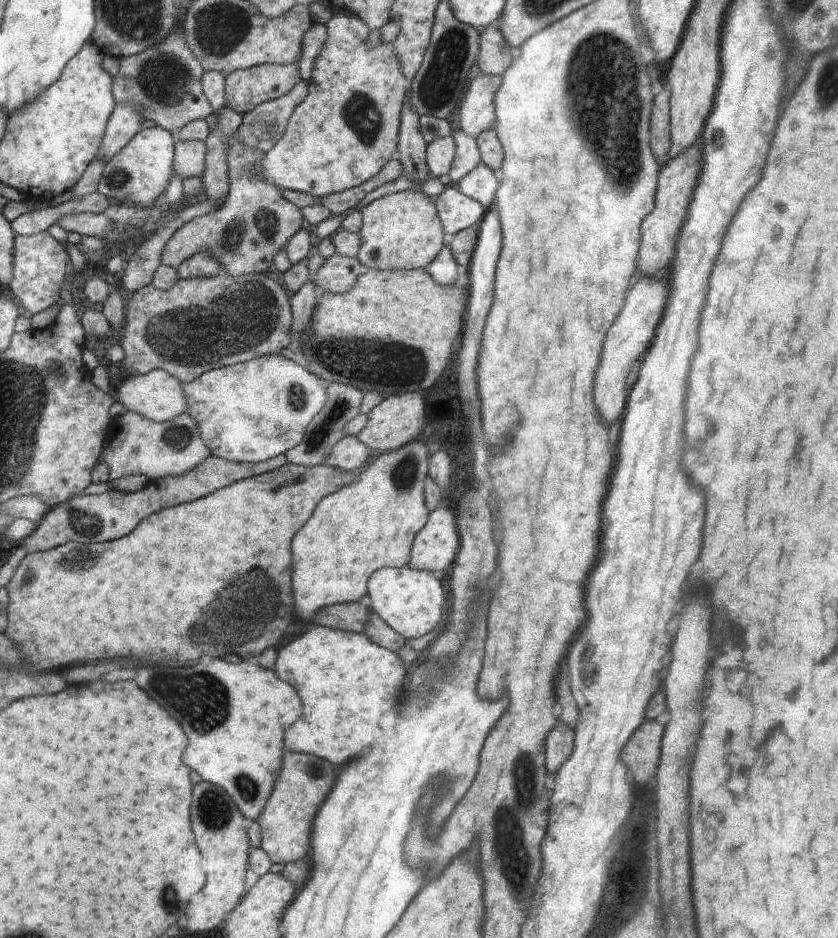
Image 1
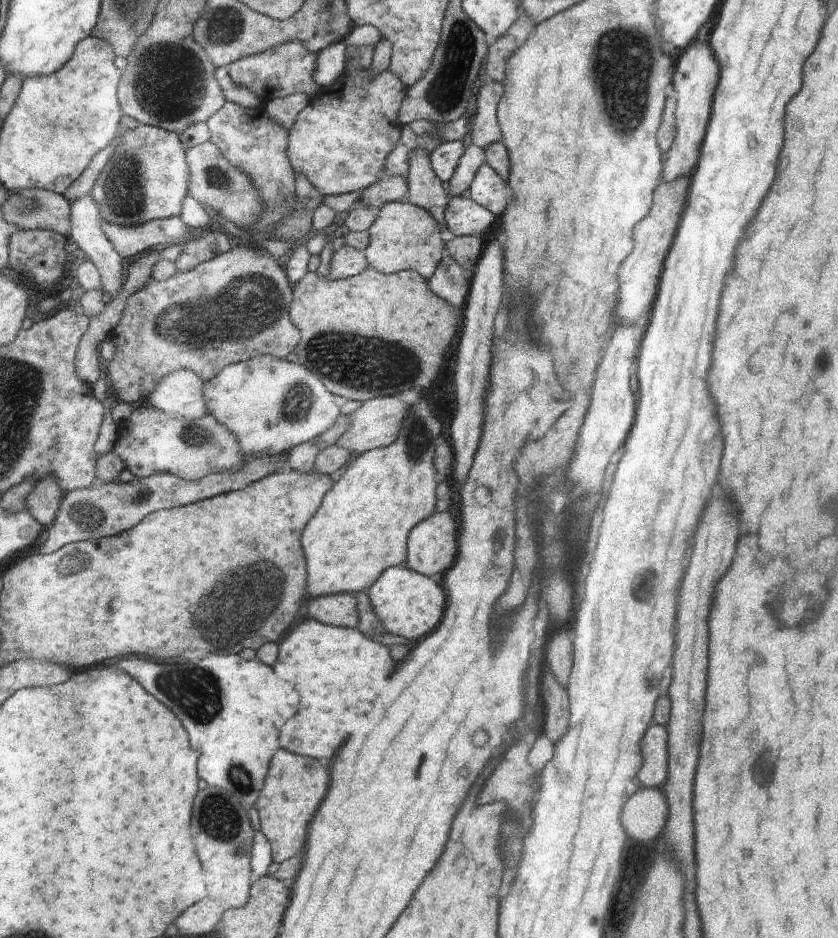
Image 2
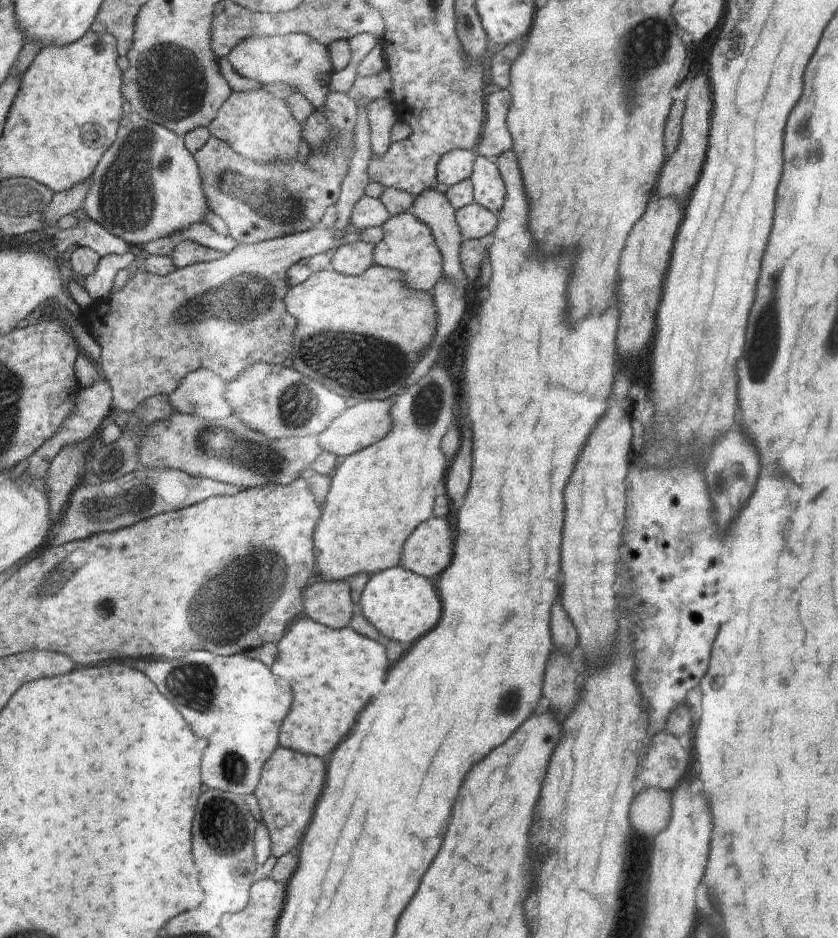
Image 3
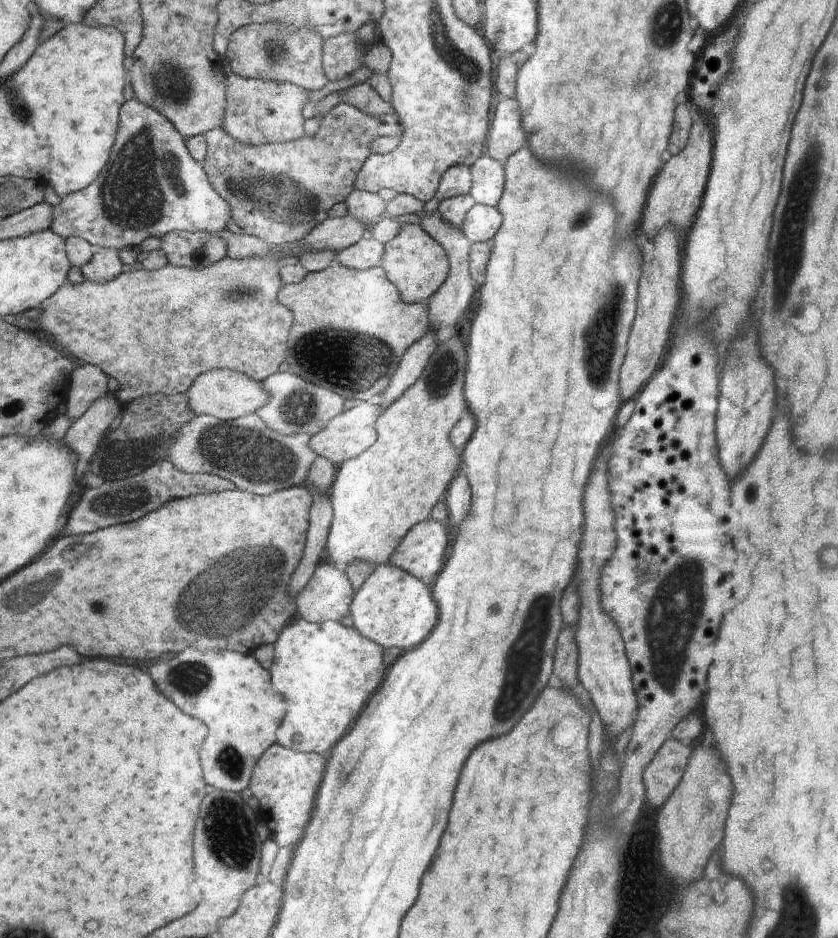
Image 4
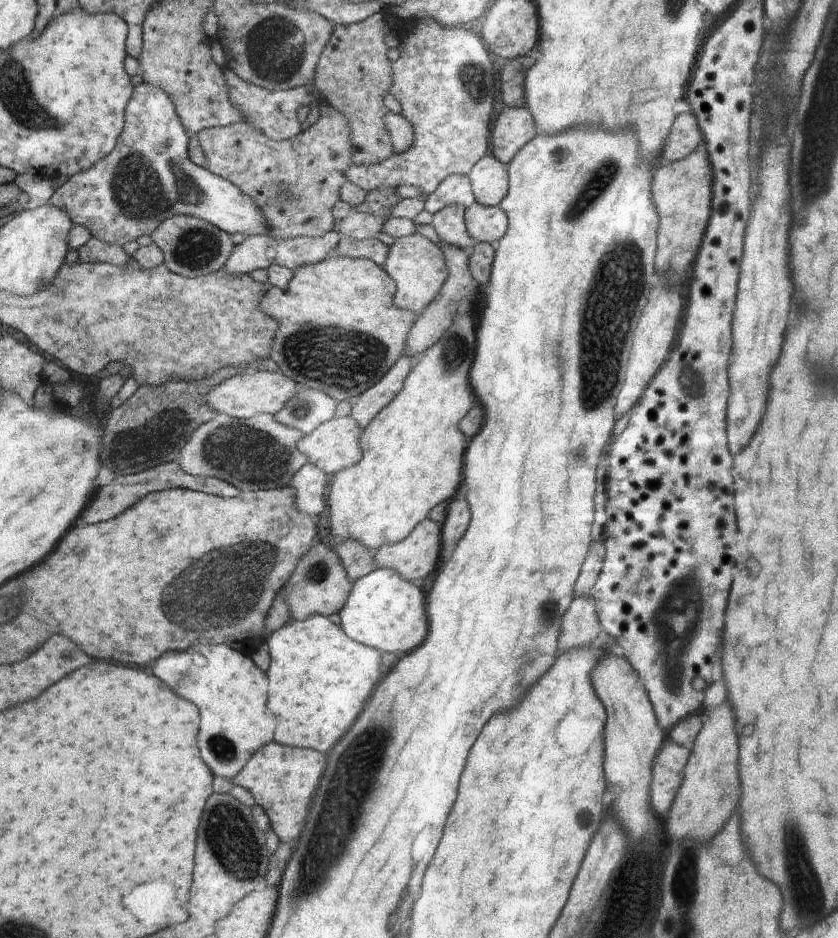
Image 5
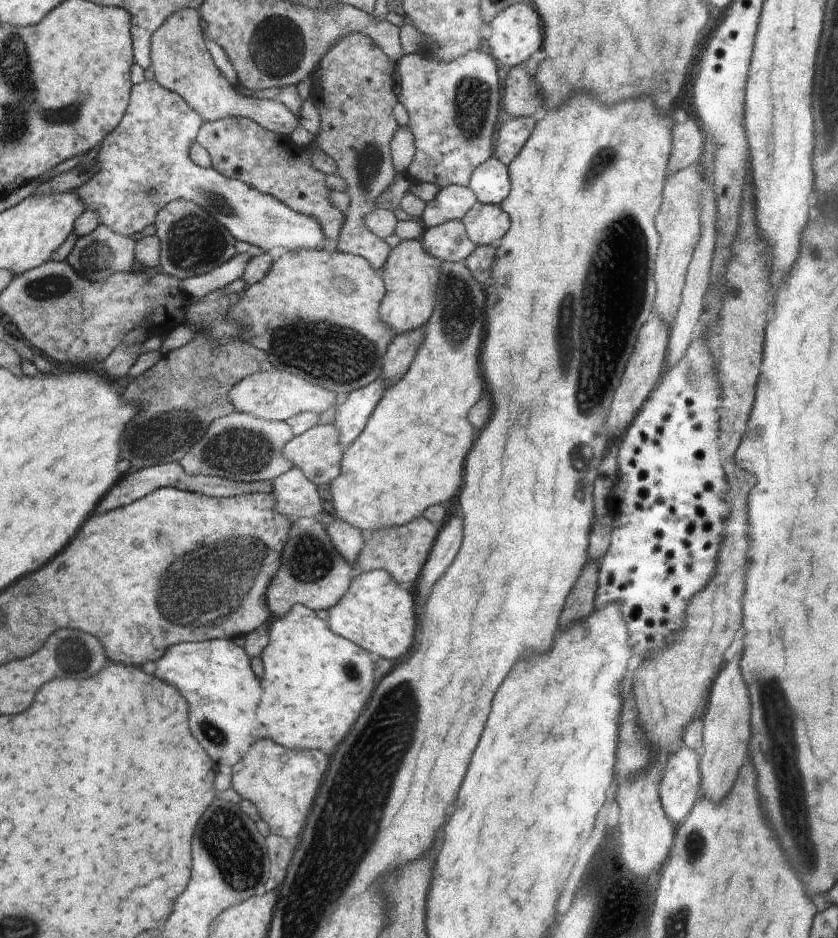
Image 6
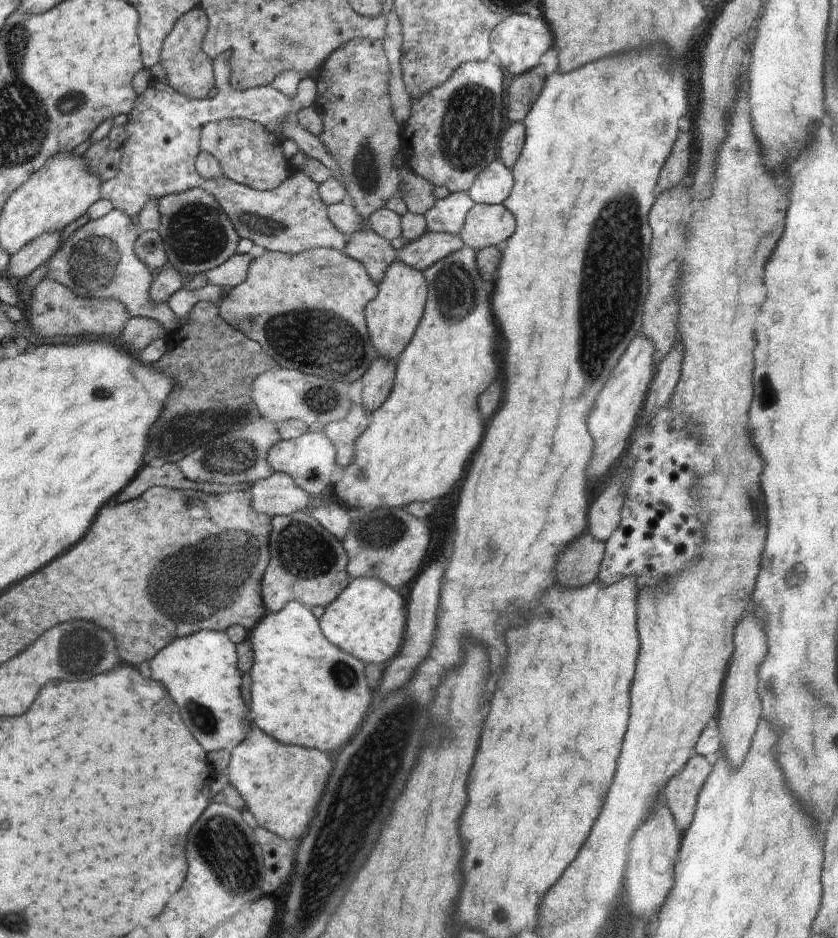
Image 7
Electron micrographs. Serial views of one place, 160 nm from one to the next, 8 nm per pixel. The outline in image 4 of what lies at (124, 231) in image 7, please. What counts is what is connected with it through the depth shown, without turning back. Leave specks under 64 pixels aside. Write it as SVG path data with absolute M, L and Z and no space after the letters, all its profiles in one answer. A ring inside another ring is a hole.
M100 247L99 251L81 268L86 281L105 282L115 279L122 272L118 250Z

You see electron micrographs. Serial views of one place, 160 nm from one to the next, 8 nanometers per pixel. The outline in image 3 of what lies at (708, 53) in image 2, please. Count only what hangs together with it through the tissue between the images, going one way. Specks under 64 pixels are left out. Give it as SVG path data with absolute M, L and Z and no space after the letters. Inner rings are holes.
M688 70L682 88L685 109L681 120L681 139L676 150L666 158L661 168L656 194L659 197L673 196L674 198L686 196L687 200L694 185L698 182L698 177L706 158L713 102L710 80L704 72L692 72L692 70Z

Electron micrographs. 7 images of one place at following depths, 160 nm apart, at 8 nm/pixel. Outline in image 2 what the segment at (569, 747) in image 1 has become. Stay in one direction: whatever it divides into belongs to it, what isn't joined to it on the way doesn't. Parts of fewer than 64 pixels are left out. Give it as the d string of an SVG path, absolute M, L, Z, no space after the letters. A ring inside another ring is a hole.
M543 664L543 671L540 688L544 715L546 715L543 733L555 745L568 730L569 696L567 689L558 684L547 664Z

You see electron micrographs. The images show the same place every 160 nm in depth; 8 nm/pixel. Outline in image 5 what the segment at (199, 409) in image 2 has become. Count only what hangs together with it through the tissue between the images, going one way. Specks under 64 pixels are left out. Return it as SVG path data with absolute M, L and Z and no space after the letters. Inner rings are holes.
M258 371L236 373L223 380L212 391L206 400L217 414L225 414L237 419L247 419L254 415L266 413L274 416L296 394L294 382L280 371Z

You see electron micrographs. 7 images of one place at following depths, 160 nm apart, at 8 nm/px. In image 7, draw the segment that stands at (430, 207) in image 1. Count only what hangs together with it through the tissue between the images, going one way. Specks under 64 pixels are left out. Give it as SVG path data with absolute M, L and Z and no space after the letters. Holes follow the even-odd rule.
M398 259L386 270L379 284L380 290L376 298L365 308L365 319L368 321L373 347L379 352L379 356L396 360L412 342L421 319L424 318L425 304L428 302L428 281L423 271Z

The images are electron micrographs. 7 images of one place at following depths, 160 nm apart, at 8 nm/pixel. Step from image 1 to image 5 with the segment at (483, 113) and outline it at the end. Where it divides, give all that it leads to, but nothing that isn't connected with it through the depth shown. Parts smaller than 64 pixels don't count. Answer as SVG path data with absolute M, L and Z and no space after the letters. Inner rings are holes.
M505 106L504 111L496 118L493 126L493 151L492 156L496 157L502 164L508 164L516 158L520 148L530 142L536 136L536 128L532 122L532 116L522 107Z

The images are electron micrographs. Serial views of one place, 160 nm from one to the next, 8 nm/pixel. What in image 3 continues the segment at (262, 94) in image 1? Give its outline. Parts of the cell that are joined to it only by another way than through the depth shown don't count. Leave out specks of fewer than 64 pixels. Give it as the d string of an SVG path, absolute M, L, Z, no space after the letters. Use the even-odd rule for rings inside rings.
M293 33L254 36L234 47L227 59L240 76L255 80L260 86L272 80L284 81L305 96L316 110L323 110L332 74L330 57L321 42L304 33Z

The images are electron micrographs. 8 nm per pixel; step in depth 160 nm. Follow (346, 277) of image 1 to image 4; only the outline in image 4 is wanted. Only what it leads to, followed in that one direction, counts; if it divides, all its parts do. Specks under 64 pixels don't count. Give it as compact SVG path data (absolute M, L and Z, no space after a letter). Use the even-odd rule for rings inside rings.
M374 238L357 240L344 251L336 254L336 262L346 268L362 271L381 266L385 252L385 244Z

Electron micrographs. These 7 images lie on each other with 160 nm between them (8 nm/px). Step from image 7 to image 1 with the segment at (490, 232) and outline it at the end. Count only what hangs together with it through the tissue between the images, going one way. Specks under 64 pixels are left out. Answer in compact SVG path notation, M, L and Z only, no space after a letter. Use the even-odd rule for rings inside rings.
M453 184L446 185L437 196L438 212L447 239L468 227L480 224L486 215L486 208L477 200L467 197Z

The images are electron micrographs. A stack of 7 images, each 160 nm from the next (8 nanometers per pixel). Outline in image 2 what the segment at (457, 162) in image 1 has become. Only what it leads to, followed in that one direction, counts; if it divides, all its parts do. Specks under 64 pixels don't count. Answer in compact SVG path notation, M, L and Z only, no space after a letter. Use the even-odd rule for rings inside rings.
M471 143L465 146L465 152L457 164L457 170L449 180L448 196L467 194L470 183L474 180L476 171L485 162L485 150Z

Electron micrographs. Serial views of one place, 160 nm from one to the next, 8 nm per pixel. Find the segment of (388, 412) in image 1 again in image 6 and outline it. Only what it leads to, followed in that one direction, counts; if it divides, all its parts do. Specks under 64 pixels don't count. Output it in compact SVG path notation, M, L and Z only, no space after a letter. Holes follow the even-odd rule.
M334 424L314 425L304 434L296 434L289 440L284 454L286 460L293 461L314 486L328 486L341 474L344 445Z

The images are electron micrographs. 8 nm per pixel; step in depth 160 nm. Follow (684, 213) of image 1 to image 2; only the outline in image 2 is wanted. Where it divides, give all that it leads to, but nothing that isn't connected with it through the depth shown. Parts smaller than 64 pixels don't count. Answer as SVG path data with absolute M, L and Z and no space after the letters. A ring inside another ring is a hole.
M690 175L675 178L672 182L661 181L653 192L653 203L649 213L634 226L634 248L622 261L618 273L618 304L614 314L618 323L636 326L638 318L653 308L663 264L680 224L690 183Z

